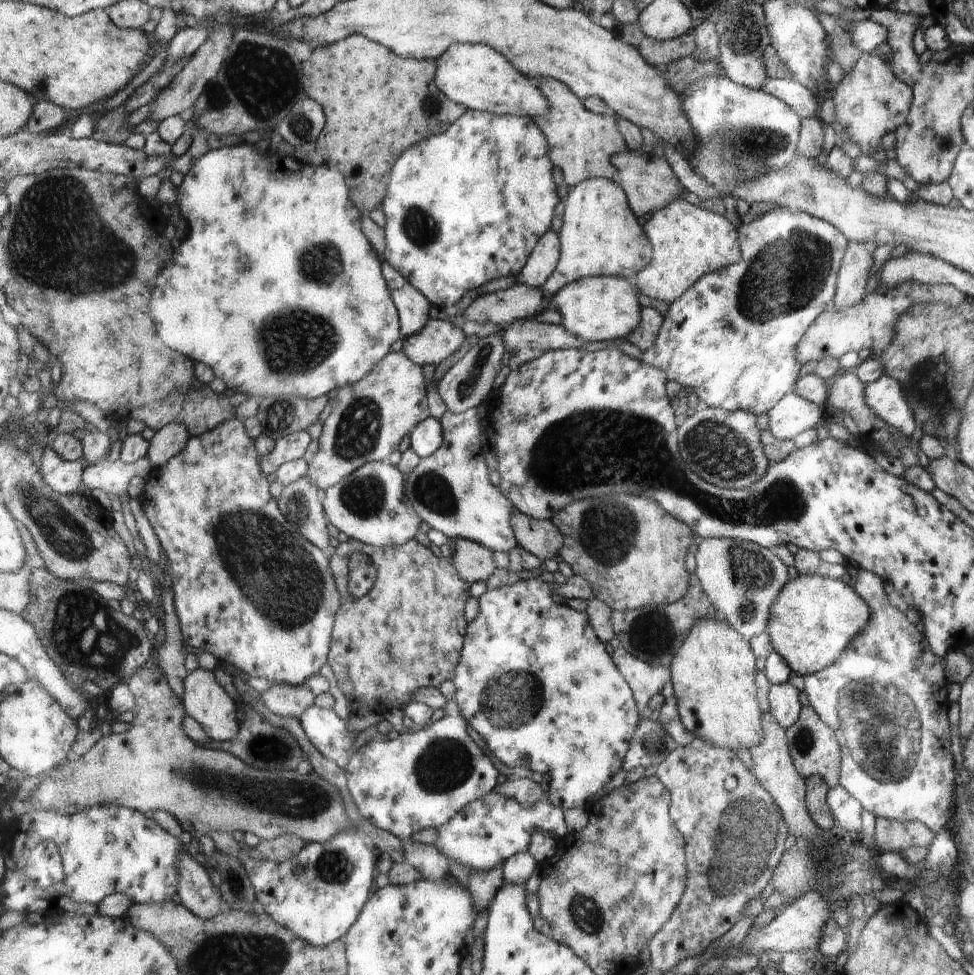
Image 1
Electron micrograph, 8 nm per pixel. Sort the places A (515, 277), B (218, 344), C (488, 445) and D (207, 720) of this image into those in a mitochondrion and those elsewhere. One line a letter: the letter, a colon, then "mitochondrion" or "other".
A: other
B: other
C: other
D: other

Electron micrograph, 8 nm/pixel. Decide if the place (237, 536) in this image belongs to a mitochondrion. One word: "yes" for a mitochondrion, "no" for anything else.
yes

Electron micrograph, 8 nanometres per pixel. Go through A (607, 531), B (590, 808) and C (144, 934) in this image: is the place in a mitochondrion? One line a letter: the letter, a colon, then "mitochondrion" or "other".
A: mitochondrion
B: other
C: other

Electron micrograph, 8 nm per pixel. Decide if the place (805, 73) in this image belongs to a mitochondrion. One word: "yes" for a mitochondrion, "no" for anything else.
no

